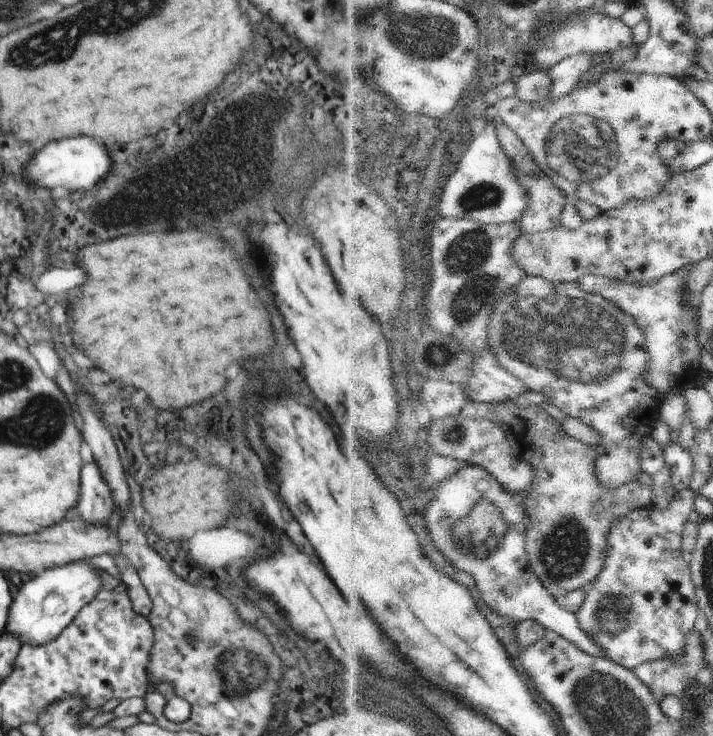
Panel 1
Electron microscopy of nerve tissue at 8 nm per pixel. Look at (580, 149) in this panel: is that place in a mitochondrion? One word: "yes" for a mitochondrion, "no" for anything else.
yes

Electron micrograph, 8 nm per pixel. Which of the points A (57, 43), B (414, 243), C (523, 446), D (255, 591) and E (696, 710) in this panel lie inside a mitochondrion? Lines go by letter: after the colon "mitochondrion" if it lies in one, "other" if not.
A: mitochondrion
B: other
C: other
D: other
E: other

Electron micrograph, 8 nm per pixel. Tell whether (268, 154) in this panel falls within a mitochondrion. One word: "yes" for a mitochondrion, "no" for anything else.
yes

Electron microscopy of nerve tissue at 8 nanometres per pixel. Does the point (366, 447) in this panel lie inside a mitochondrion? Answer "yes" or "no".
no

